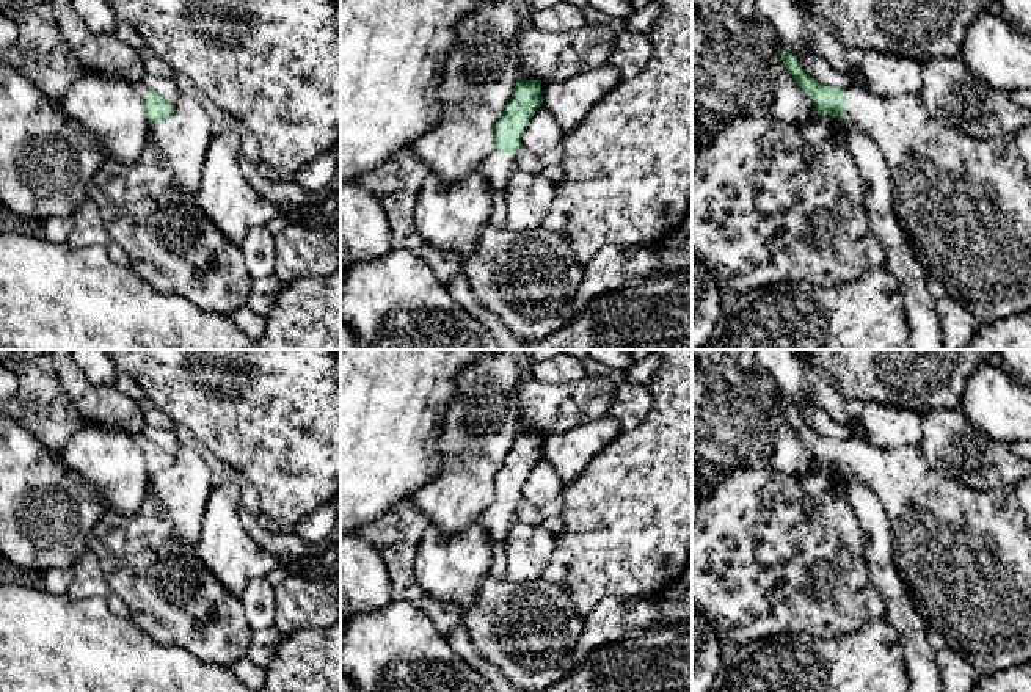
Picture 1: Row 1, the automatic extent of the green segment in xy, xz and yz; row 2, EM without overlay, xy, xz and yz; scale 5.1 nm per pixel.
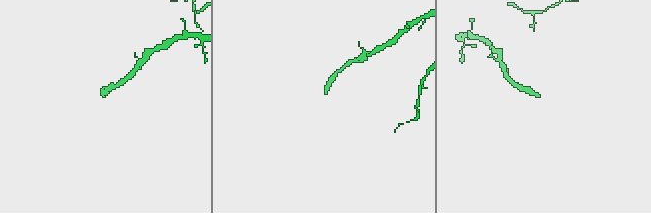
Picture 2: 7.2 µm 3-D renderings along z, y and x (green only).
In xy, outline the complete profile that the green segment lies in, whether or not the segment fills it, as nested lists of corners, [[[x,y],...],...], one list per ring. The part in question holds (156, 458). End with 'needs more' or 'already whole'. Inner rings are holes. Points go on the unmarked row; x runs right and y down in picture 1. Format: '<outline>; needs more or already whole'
[[[135,435],[135,443],[144,455],[148,471],[157,474],[174,463],[174,457],[143,435]]]; needs more

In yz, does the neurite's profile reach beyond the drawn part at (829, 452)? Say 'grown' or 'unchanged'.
grown

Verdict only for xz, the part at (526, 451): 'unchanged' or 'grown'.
grown

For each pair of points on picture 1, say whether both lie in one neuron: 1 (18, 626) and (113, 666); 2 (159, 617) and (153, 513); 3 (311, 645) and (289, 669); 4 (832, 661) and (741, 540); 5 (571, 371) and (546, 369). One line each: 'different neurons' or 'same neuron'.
1: same neuron
2: same neuron
3: same neuron
4: different neurons
5: same neuron

